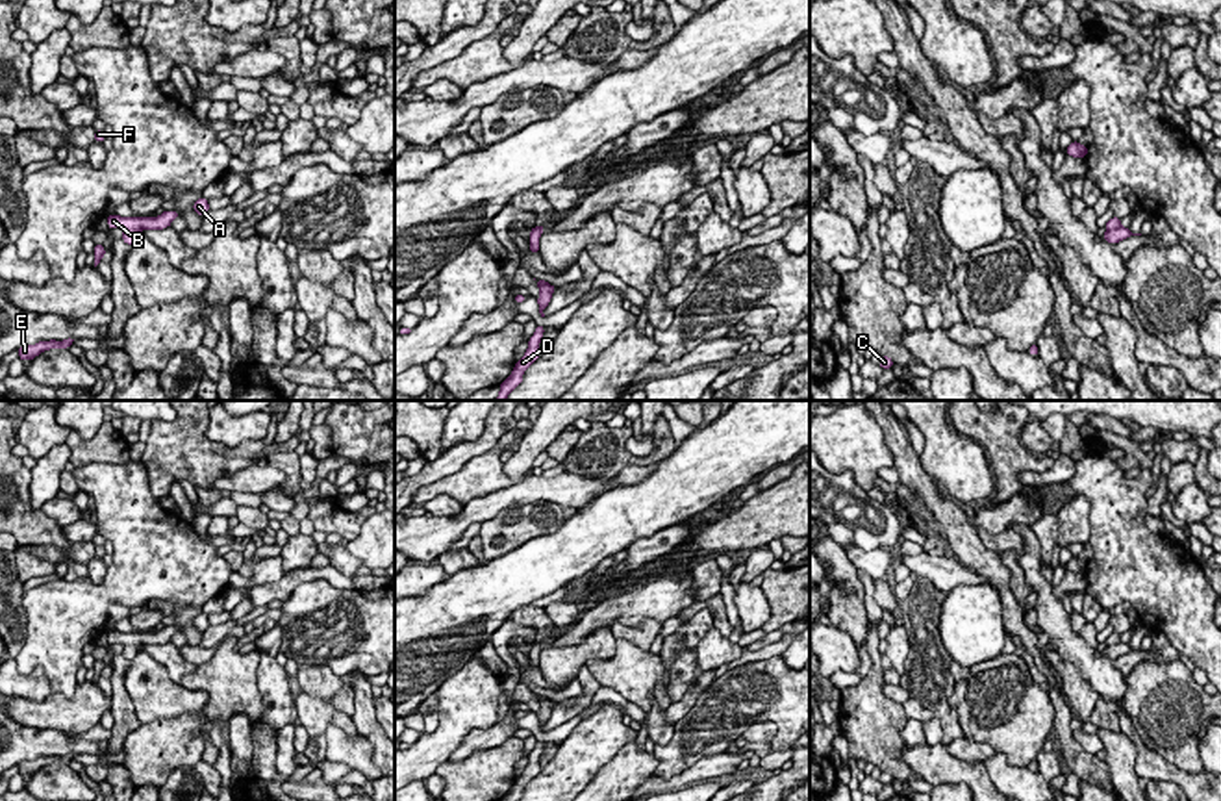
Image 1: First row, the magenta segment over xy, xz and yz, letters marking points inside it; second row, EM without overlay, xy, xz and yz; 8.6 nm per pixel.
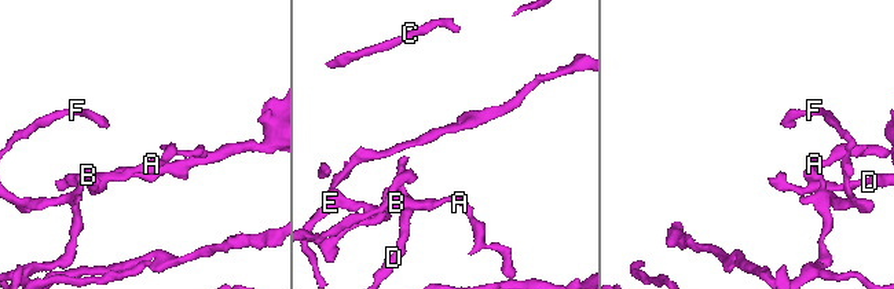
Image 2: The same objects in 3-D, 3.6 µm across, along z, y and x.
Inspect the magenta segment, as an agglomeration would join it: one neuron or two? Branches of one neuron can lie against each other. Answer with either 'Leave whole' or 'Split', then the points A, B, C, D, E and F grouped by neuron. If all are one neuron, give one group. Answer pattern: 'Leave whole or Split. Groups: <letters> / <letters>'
Split. Groups: A B C E F / D

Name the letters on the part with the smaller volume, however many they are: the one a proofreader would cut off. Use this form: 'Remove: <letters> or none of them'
Remove: A, B, C, E, F

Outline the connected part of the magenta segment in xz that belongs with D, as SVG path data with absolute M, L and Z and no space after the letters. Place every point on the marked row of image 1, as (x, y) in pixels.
M535 326L534 336L528 339L528 350L515 363L511 375L498 386L500 393L495 400L506 400L508 395L522 382L524 371L541 356L539 343L543 337L545 326Z

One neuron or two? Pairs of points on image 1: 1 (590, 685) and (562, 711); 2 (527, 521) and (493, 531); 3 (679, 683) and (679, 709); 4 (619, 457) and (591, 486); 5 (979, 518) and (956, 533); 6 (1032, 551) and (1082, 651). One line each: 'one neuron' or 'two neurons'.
1: one neuron
2: one neuron
3: two neurons
4: two neurons
5: two neurons
6: one neuron

